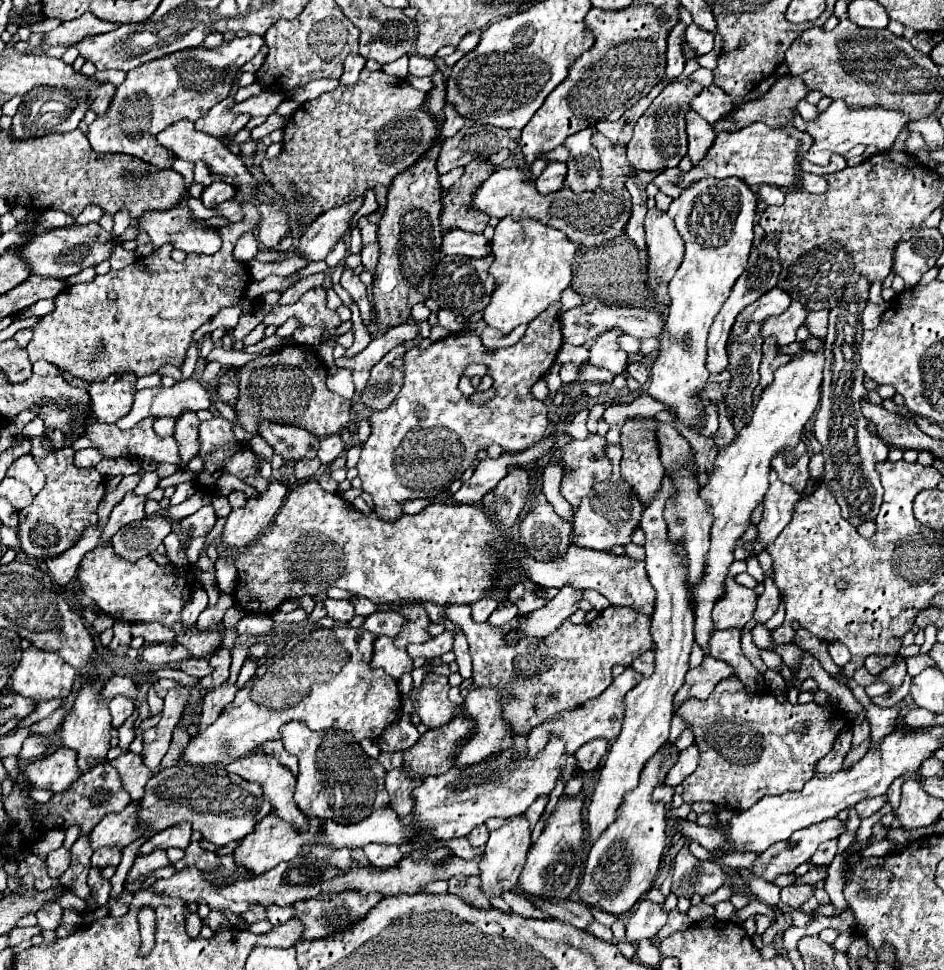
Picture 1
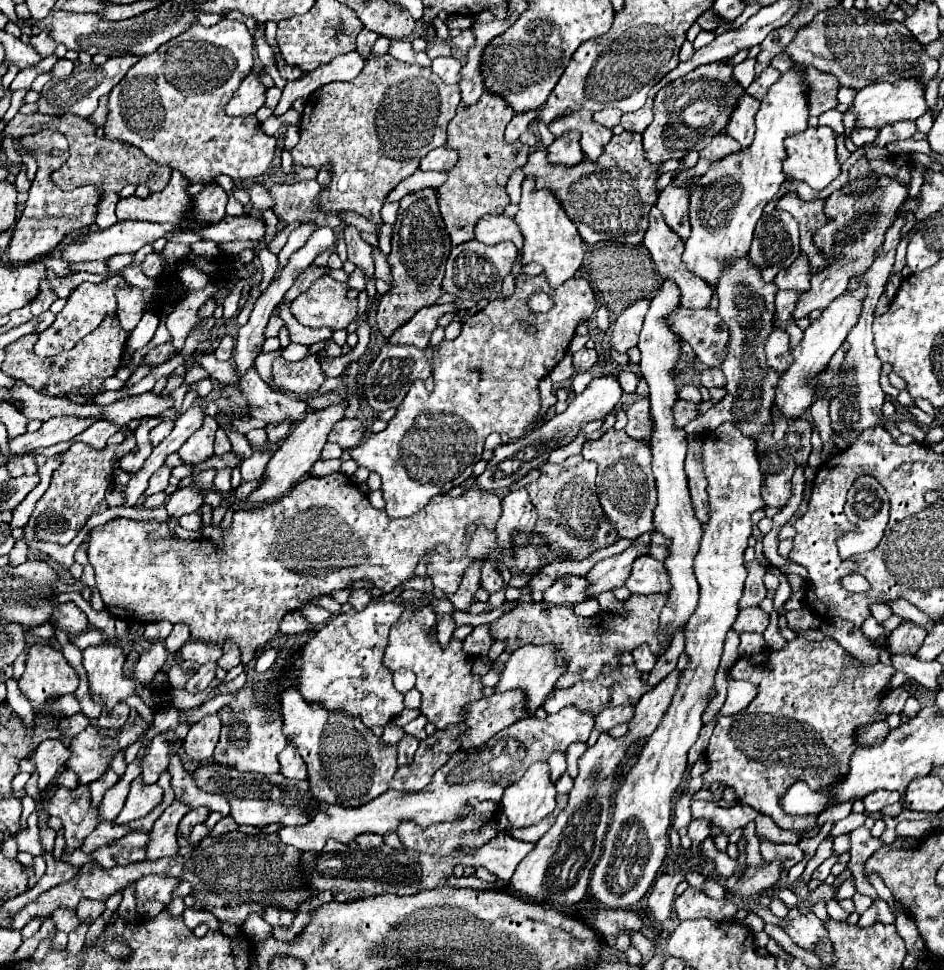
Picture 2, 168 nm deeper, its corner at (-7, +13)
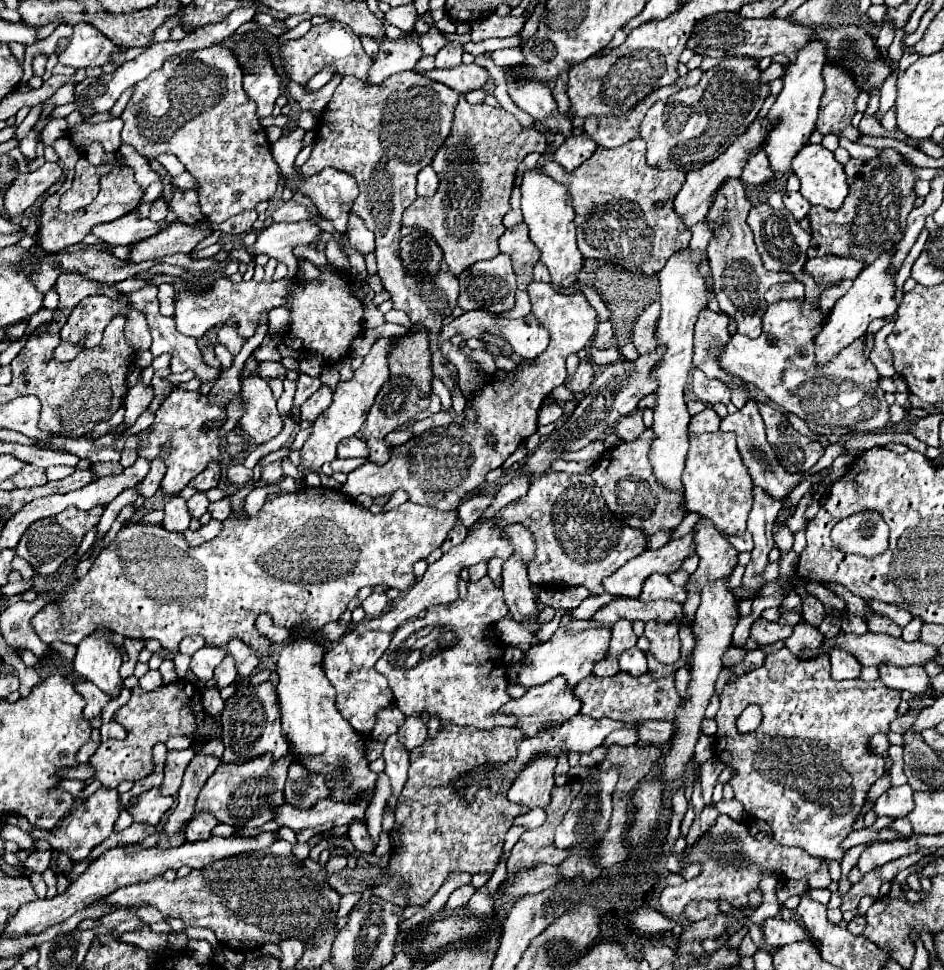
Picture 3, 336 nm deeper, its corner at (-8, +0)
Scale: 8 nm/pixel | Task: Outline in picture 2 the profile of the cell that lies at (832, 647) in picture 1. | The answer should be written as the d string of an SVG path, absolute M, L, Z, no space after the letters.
M903 620L897 630L891 632L889 636L889 652L895 654L913 654L921 642L925 640L925 630L909 620Z

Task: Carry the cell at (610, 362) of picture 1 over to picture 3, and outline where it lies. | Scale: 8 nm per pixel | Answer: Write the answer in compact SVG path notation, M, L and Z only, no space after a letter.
M652 303L636 321L634 331L632 331L632 345L640 355L646 355L648 351L654 351L656 341L654 341L654 327L656 319L660 315L660 303Z

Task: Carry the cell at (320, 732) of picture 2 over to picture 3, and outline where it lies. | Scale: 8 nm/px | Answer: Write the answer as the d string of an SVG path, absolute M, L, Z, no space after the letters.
M296 639L282 649L276 669L280 677L276 693L282 713L282 733L290 743L294 759L308 771L328 779L330 799L348 803L348 799L358 799L374 791L378 775L370 771L364 737L336 709L336 691L322 671L322 657L324 647L312 639Z

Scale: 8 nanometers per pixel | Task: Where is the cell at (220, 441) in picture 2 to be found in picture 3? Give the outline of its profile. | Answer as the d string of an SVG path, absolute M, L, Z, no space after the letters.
M234 463L228 467L228 479L234 481L234 485L246 485L250 477L252 477L252 469L248 469L240 463Z

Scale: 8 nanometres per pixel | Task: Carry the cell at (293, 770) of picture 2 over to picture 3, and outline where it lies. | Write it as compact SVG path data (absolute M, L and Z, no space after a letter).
M294 761L288 769L284 797L300 809L312 807L318 799L328 797L328 785L324 783L322 775L314 775Z

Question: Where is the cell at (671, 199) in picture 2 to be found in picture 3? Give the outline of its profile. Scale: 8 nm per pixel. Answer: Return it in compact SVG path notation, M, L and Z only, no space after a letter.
M756 119L744 137L738 137L718 159L714 159L712 163L704 165L702 169L696 169L696 171L690 171L686 173L686 183L684 187L678 191L676 199L674 199L674 209L676 213L684 219L684 225L688 229L692 229L700 219L704 219L708 215L708 209L712 205L712 195L714 191L728 179L728 177L740 177L742 173L742 167L744 167L744 161L746 161L746 155L752 151L752 149L760 149L762 141L764 141L764 135L766 135L766 129L762 127L762 121Z

